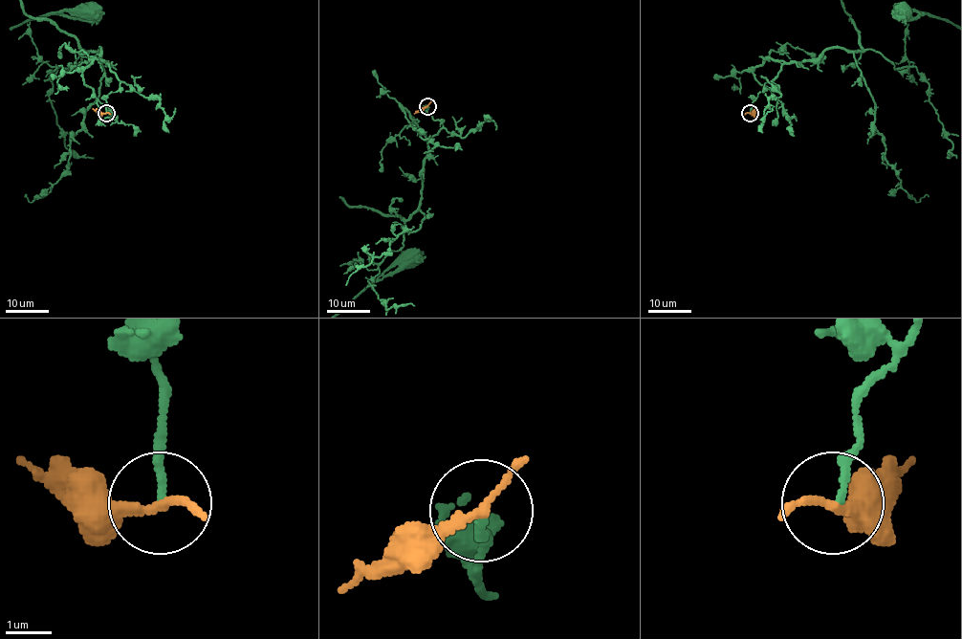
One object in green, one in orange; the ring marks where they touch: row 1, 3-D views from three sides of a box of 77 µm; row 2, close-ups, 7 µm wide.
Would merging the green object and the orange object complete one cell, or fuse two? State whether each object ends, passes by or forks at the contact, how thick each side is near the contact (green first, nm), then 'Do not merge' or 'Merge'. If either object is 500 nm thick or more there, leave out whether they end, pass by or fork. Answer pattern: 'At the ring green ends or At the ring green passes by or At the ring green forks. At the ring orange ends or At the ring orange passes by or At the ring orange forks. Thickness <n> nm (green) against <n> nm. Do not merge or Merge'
At the ring green ends. At the ring orange passes by. Thickness 160 nm (green) against 180 nm. Merge

